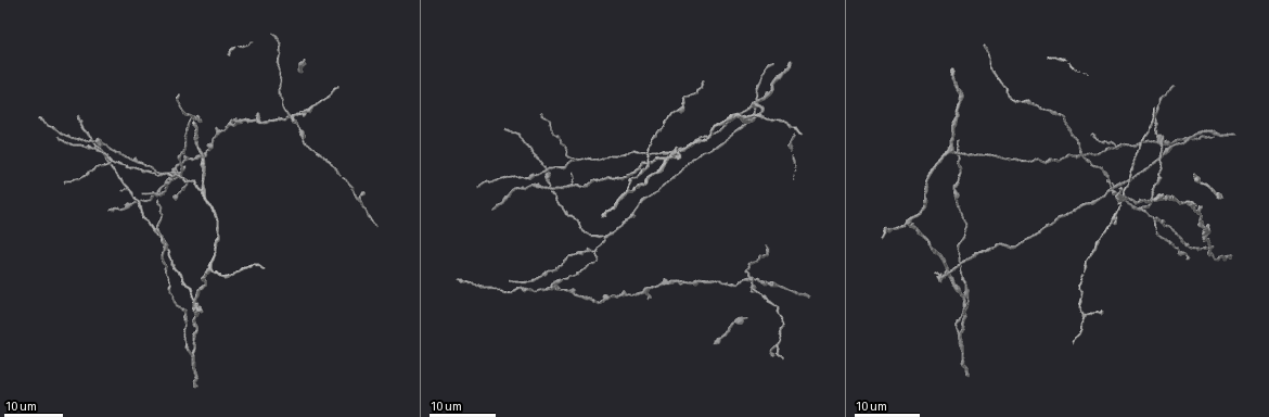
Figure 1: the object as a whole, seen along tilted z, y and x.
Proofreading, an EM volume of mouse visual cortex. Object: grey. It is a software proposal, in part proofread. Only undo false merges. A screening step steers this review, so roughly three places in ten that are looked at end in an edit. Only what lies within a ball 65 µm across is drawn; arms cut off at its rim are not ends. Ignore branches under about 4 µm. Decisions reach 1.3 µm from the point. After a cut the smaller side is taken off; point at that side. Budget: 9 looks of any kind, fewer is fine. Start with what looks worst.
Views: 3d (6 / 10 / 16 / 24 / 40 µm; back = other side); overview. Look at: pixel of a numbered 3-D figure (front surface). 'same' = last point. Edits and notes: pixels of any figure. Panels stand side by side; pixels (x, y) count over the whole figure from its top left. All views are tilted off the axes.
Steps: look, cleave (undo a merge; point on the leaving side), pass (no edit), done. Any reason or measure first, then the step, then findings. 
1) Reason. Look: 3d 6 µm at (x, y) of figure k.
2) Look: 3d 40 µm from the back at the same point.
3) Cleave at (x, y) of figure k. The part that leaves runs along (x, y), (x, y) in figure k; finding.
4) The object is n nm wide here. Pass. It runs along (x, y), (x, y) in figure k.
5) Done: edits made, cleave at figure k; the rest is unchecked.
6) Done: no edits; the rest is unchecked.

Four-way junction. Look: 3d 16 µm at (950, 270) of figure 1.

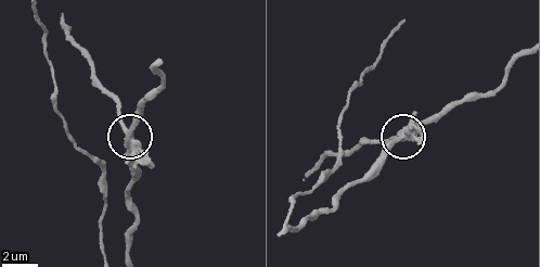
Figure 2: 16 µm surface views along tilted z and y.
Look: 3d 10 µm at (401, 137) of figure 2.

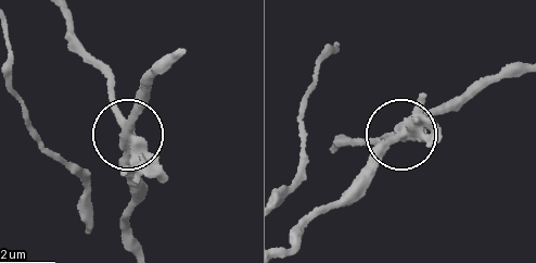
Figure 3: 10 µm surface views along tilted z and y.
The side arm is 50 µm long; 4 arms meet here. Cleave at (416, 107) of figure 3. Two neurons meet here.

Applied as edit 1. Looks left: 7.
Four arms meet. Look: 3d 24 µm at (290, 115) of figure 1.

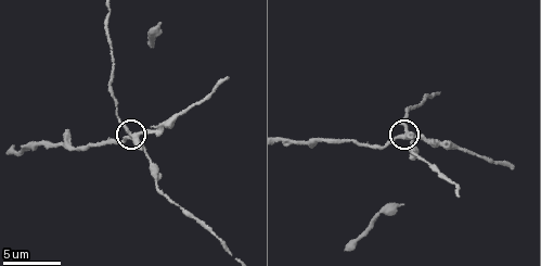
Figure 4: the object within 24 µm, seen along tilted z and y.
Zoom in. Look: 3d 6 µm at (135, 137) of figure 4.

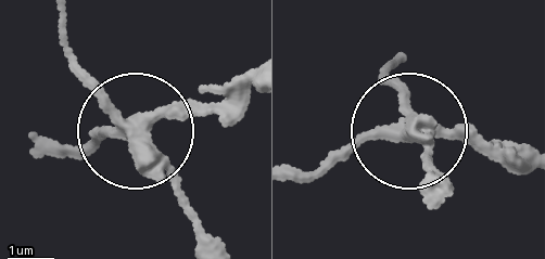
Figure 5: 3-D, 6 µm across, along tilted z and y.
The side arm is 28 µm long. Cleave at (352, 150) of figure 5. The part that leaves runs along (407, 131), (366, 130), (292, 169) in figure 5; a second neuron is stuck on.

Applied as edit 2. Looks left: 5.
Look: overview.

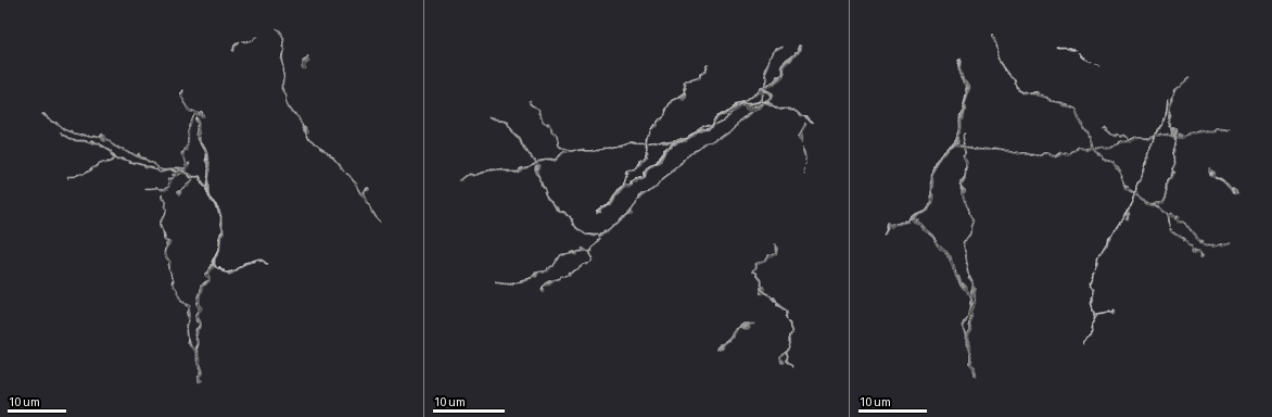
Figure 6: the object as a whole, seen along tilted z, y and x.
Branch point. Look: 3d 16 µm at (536, 161) of figure 6.

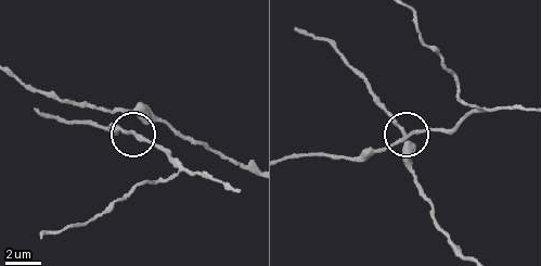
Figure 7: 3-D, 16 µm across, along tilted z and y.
Look: 3d 10 µm at (132, 134) of figure 7.

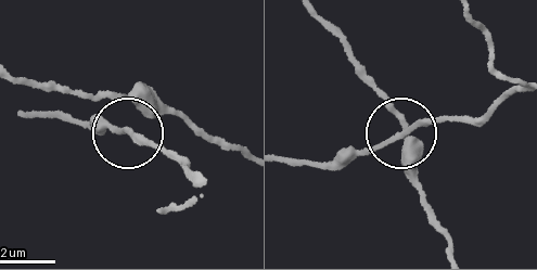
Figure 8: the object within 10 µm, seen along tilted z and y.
3 arms meet here. Pass. It runs along (514, 90), (475, 116), (427, 118), (343, 167) in figure 8; one neuron here.

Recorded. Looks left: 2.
Thin arm on a thick one. Look: 3d 16 µm at (599, 235) of figure 6.

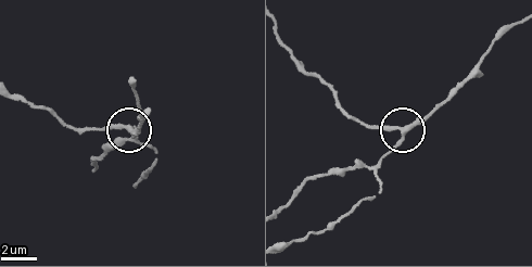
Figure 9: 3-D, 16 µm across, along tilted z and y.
Look: 3d 10 µm at (404, 133) of figure 9.

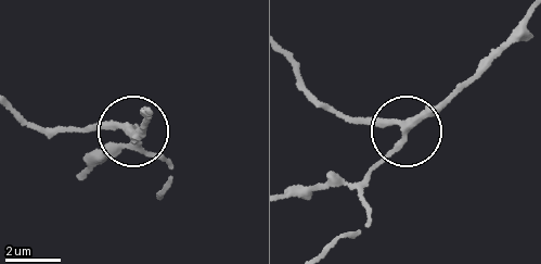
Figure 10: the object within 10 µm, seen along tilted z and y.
The side arm is 18 µm long. Pass. It runs along (288, 58), (310, 91), (338, 113), (404, 130), (351, 188) in figure 10; one neuron here.

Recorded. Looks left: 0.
Done: edits made, cleave at figure 3, cleave at figure 5; the rest is unchecked.

